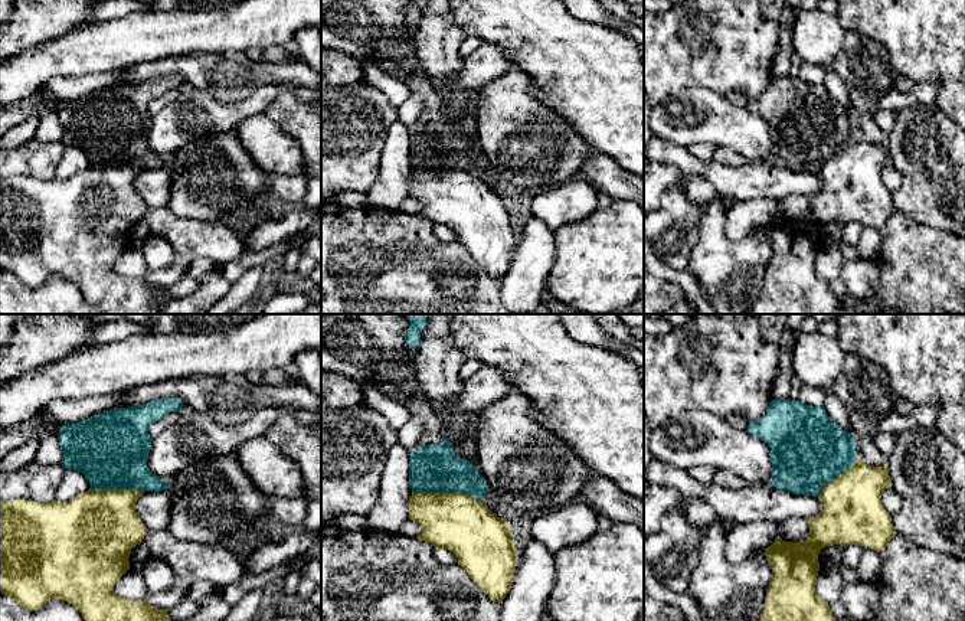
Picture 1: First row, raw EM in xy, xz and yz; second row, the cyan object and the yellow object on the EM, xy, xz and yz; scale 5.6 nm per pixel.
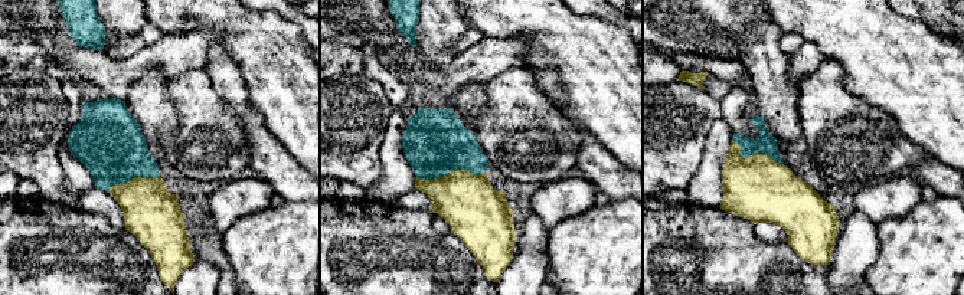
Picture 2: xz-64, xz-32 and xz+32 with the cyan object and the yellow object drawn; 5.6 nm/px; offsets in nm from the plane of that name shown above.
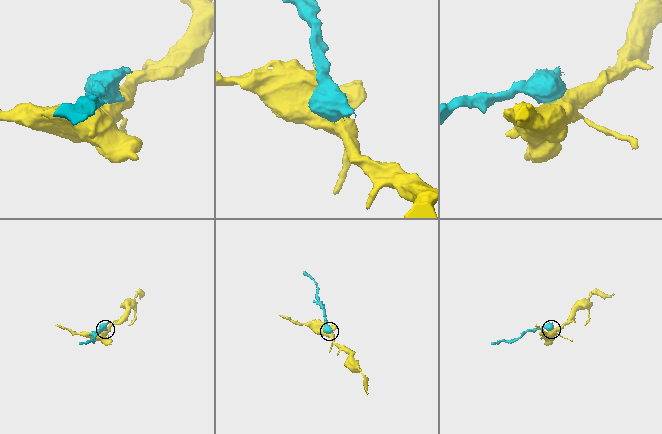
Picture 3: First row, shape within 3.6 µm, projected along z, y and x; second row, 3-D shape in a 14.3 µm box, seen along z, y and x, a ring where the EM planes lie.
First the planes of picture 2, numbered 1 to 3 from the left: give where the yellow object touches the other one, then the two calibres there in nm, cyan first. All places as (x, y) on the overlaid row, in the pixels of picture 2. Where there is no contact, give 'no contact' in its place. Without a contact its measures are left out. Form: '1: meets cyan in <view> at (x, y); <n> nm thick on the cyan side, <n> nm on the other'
1: meets cyan in xz-64 at (133, 177); 380 nm thick on the cyan side, 300 nm on the other
2: meets cyan in xz-32 at (450, 171); 360 nm thick on the cyan side, 320 nm on the other
3: meets cyan in xz+32 at (754, 153); 120 nm thick on the cyan side, 360 nm on the other

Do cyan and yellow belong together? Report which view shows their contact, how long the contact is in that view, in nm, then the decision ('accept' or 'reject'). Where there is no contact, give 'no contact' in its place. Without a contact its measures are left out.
meets cyan in xz; contact 400 nm long; reject

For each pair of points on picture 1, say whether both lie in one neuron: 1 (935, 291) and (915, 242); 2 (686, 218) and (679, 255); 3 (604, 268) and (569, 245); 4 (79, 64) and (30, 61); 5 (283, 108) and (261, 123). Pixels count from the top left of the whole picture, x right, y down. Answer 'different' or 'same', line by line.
1: same
2: same
3: same
4: same
5: different

